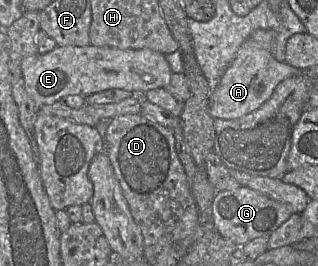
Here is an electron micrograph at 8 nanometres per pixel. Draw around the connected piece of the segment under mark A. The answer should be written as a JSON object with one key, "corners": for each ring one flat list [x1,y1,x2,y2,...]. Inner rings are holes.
{"corners":[[257,29,240,46,234,59,227,67,220,80,212,87,209,113,213,118,238,119,253,112,271,97,280,82,302,73,302,70,292,67,286,62,279,62,272,56,270,53,270,46,273,38,274,32,272,30]]}

